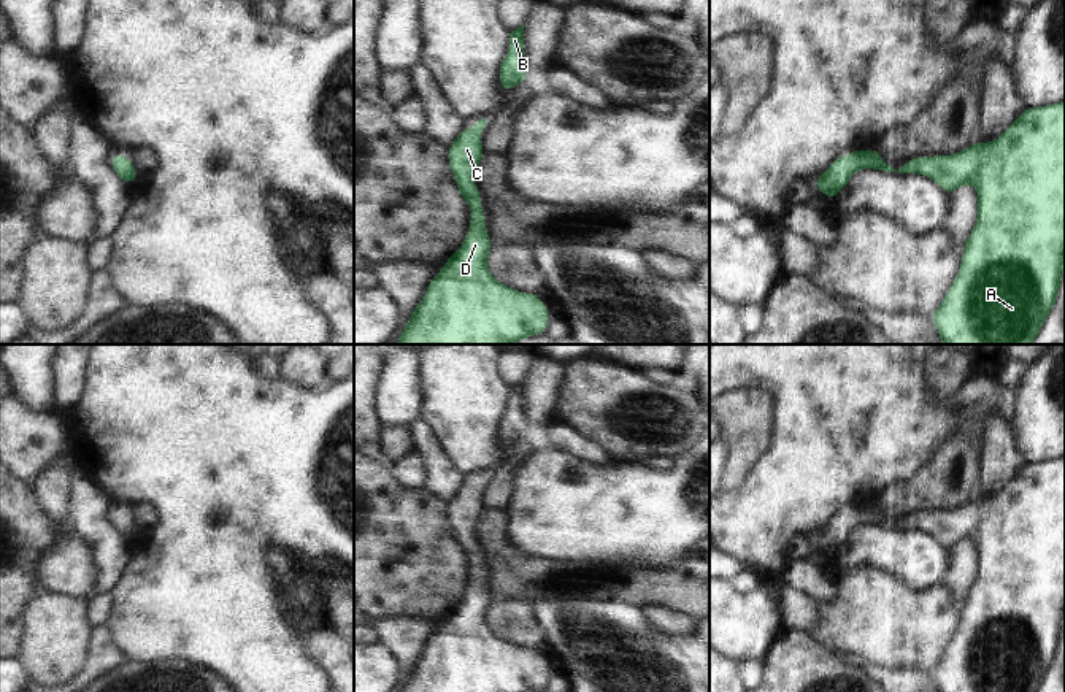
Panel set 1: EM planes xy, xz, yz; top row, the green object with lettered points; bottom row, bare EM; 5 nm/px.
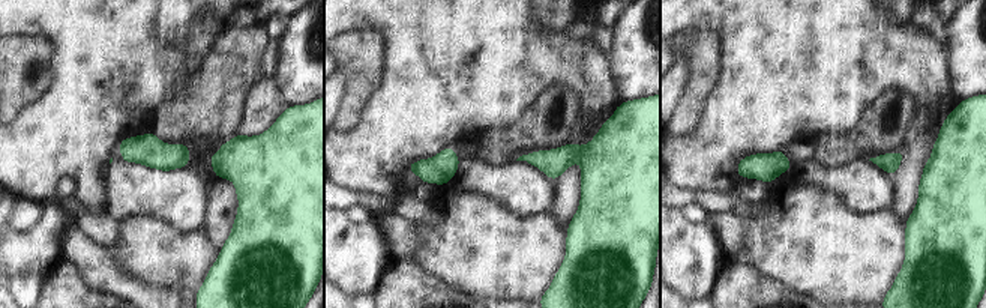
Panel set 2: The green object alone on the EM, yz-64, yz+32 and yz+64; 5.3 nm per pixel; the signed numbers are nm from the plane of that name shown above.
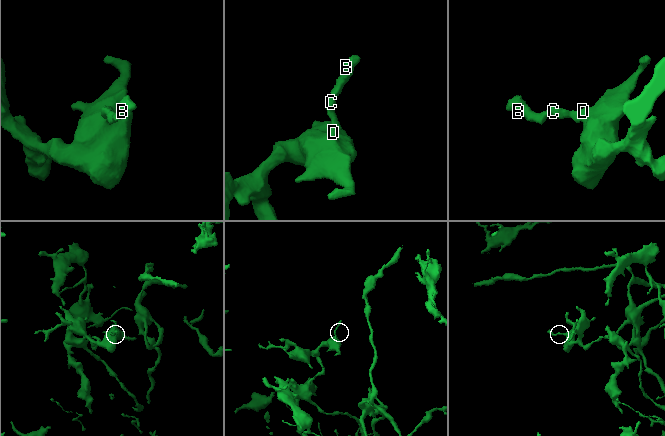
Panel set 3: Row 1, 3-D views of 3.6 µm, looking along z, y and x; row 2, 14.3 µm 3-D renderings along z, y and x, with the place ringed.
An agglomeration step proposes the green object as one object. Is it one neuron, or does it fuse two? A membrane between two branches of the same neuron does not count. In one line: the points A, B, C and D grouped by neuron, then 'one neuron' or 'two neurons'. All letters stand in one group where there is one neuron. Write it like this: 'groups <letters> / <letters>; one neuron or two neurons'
groups A B C D; one neuron

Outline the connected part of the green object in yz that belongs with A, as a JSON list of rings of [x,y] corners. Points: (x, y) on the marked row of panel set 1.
[[[1065,100],[1025,111],[990,143],[973,143],[954,156],[917,157],[900,170],[887,165],[876,149],[852,151],[838,157],[817,179],[817,189],[835,198],[855,170],[878,168],[892,175],[919,173],[952,194],[963,184],[978,187],[978,222],[963,249],[962,265],[943,303],[930,317],[944,344],[1032,344],[1051,313],[1065,257]]]

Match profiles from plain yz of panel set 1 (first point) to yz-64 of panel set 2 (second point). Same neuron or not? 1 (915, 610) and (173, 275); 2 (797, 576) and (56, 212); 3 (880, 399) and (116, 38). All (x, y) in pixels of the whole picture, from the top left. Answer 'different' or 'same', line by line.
1: same
2: different
3: same

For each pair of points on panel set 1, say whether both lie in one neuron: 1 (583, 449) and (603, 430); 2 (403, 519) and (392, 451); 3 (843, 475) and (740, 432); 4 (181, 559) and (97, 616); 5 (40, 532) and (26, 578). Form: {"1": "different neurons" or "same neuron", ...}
{"1": "different neurons", "2": "different neurons", "3": "different neurons", "4": "different neurons", "5": "same neuron"}

